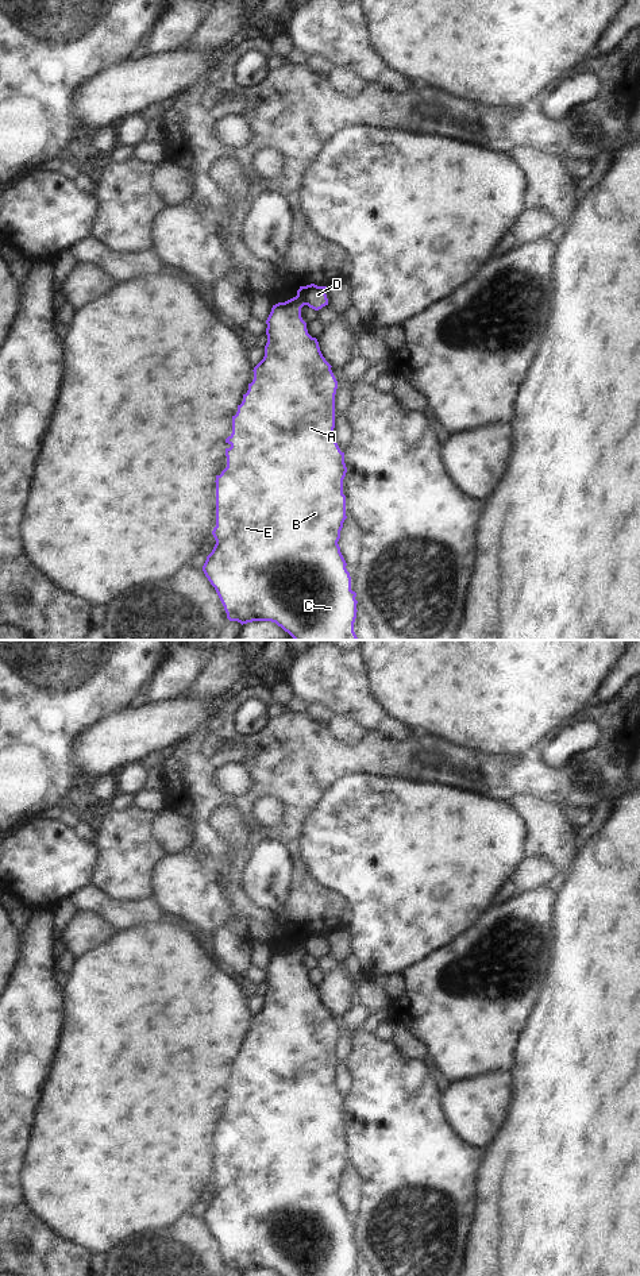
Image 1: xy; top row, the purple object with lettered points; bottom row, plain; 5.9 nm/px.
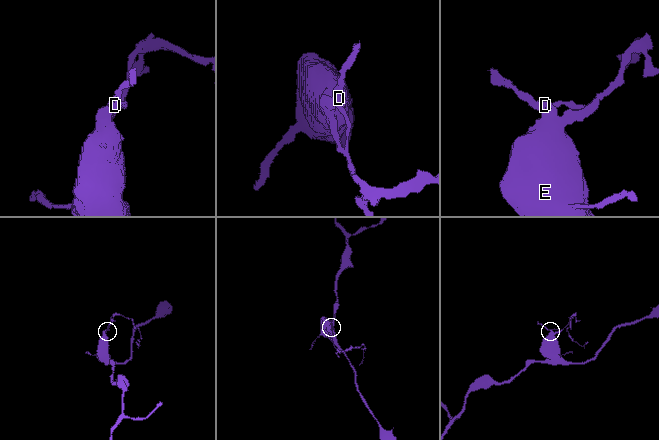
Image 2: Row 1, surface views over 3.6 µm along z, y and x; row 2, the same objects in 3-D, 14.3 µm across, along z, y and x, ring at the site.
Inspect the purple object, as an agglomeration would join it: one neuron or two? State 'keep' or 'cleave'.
cleave

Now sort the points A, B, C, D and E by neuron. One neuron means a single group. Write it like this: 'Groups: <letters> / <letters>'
Groups: A B C E / D

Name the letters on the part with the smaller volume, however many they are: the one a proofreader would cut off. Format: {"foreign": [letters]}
{"foreign": ["D"]}

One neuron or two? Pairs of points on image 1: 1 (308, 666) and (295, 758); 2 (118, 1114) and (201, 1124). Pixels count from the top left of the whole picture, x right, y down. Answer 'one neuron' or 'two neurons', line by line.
1: two neurons
2: one neuron

